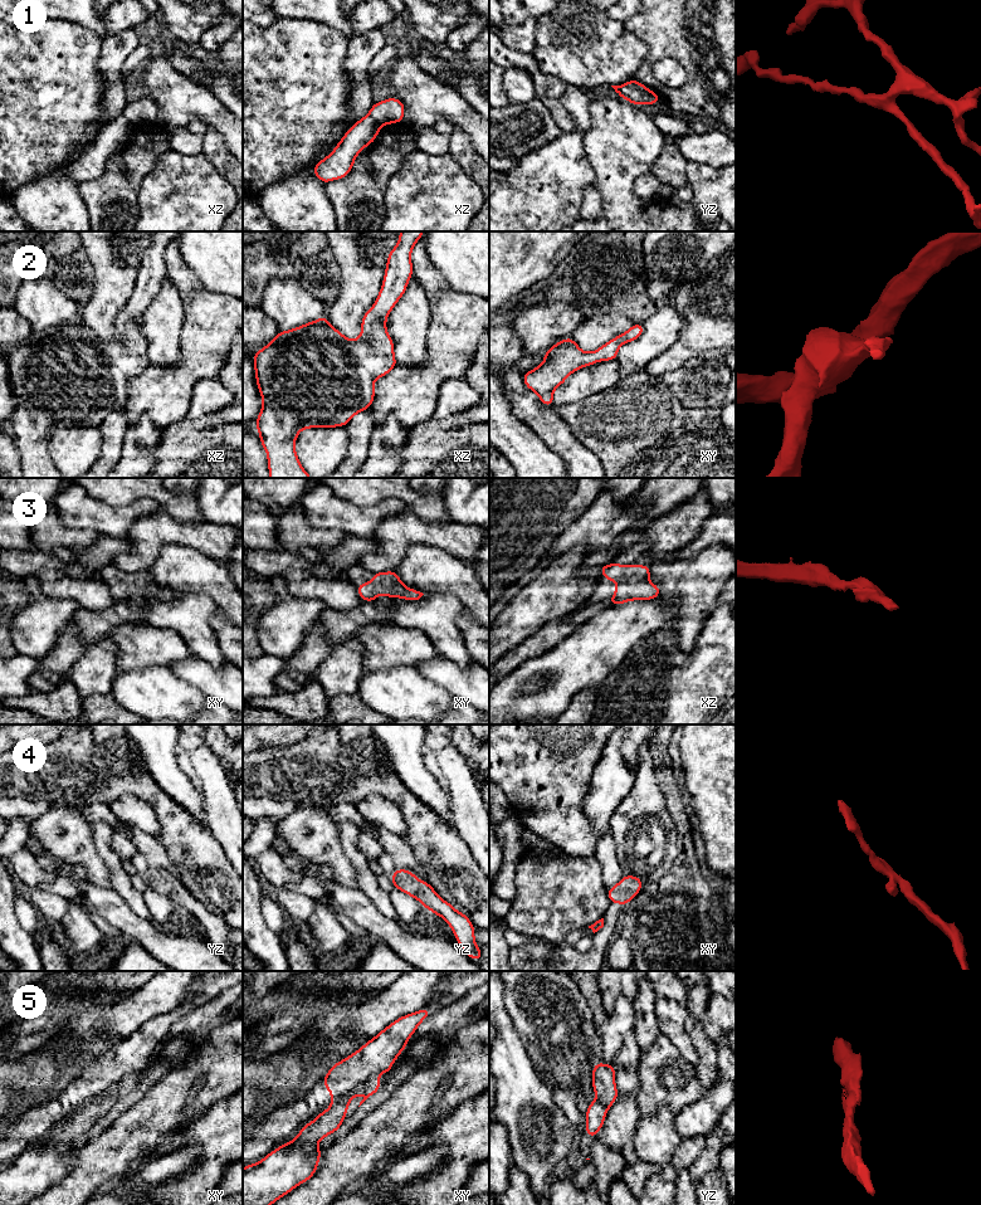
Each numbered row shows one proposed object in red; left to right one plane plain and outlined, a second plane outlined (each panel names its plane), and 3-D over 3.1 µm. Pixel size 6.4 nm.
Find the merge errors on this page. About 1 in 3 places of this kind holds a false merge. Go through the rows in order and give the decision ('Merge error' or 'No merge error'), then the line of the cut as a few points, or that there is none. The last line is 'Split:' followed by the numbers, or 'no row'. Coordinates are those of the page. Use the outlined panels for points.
1: Merge error. Split along xz (367, 115), (380, 126)
2: No merge error. No split
3: No merge error. No split
4: No merge error. No split
5: Merge error. Split along xy (379, 1073), (370, 1077), (356, 1094)
Split: 1, 5

